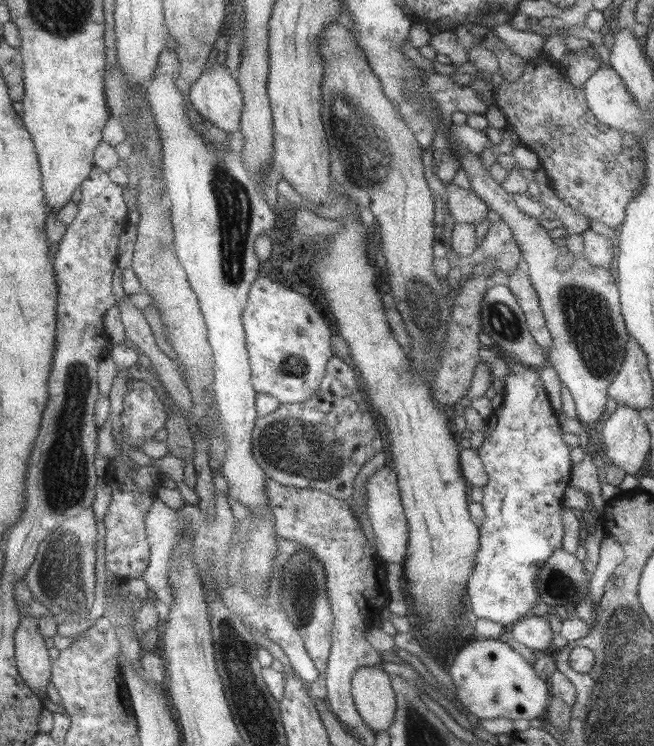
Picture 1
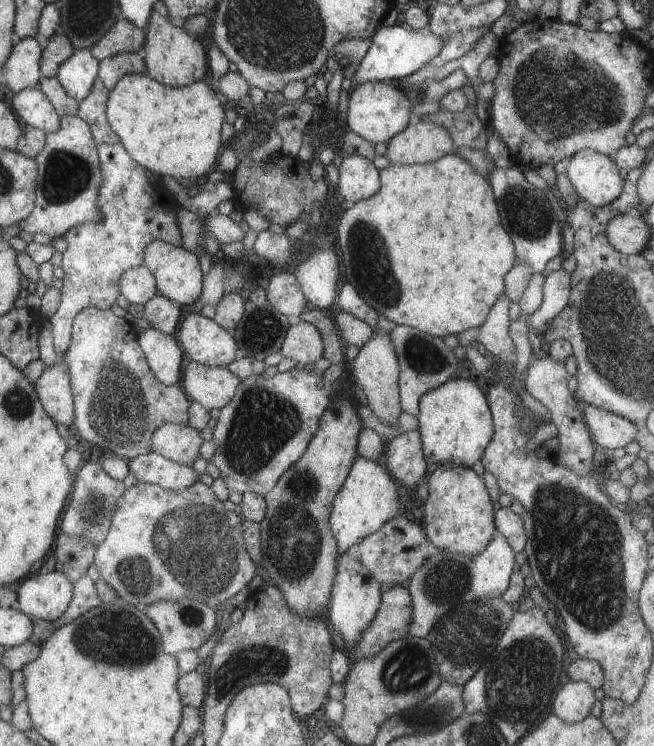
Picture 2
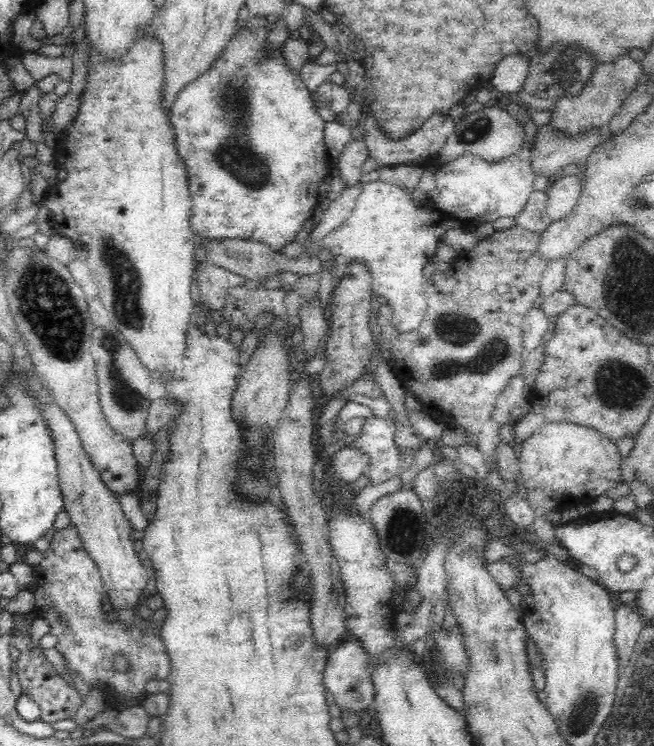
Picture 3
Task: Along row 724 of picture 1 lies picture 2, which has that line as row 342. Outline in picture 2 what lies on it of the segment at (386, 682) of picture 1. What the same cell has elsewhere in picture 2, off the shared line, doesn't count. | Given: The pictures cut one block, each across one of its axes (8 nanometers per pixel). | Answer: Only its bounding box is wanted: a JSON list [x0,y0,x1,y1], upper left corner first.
[347,330,403,427]

